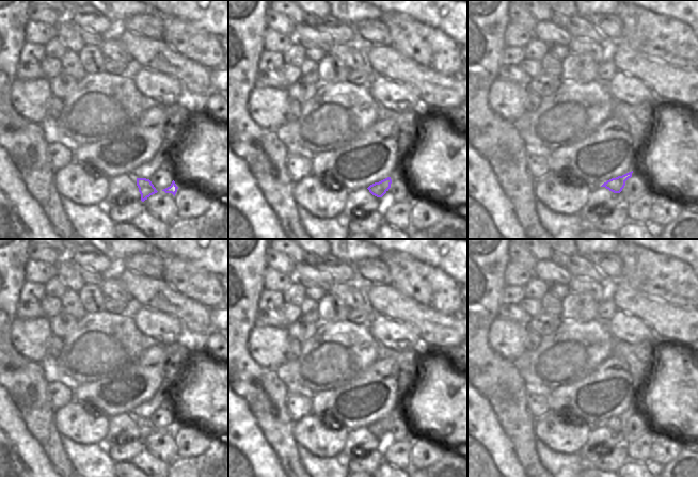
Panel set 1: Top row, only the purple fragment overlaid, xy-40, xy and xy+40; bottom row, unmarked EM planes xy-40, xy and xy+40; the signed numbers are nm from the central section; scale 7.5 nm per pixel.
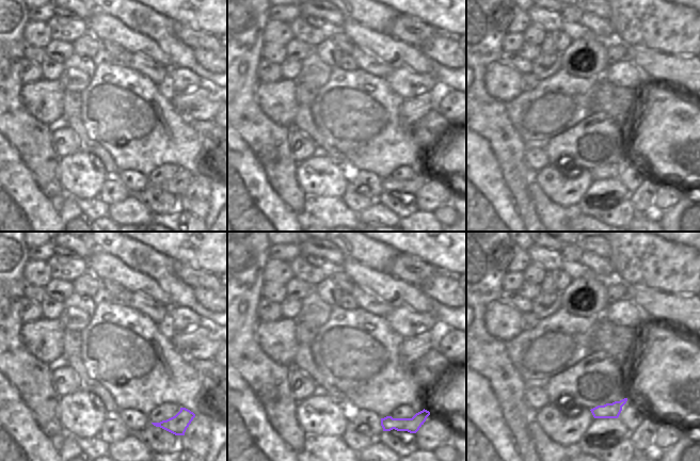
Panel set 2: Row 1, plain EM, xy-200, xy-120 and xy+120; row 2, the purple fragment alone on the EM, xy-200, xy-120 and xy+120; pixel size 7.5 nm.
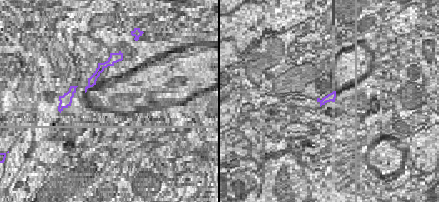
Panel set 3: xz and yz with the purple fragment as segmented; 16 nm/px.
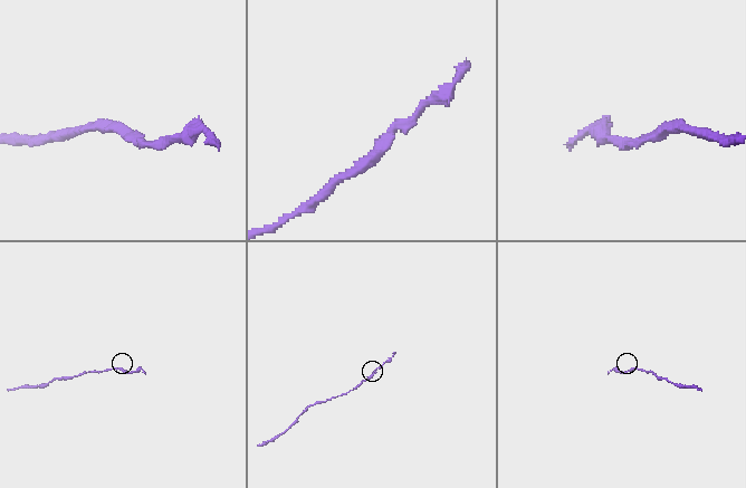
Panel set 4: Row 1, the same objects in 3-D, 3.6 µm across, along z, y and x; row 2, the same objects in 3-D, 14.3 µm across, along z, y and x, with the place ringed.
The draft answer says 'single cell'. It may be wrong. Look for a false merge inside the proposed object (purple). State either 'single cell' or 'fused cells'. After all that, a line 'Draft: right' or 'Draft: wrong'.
single cell
Draft: right

